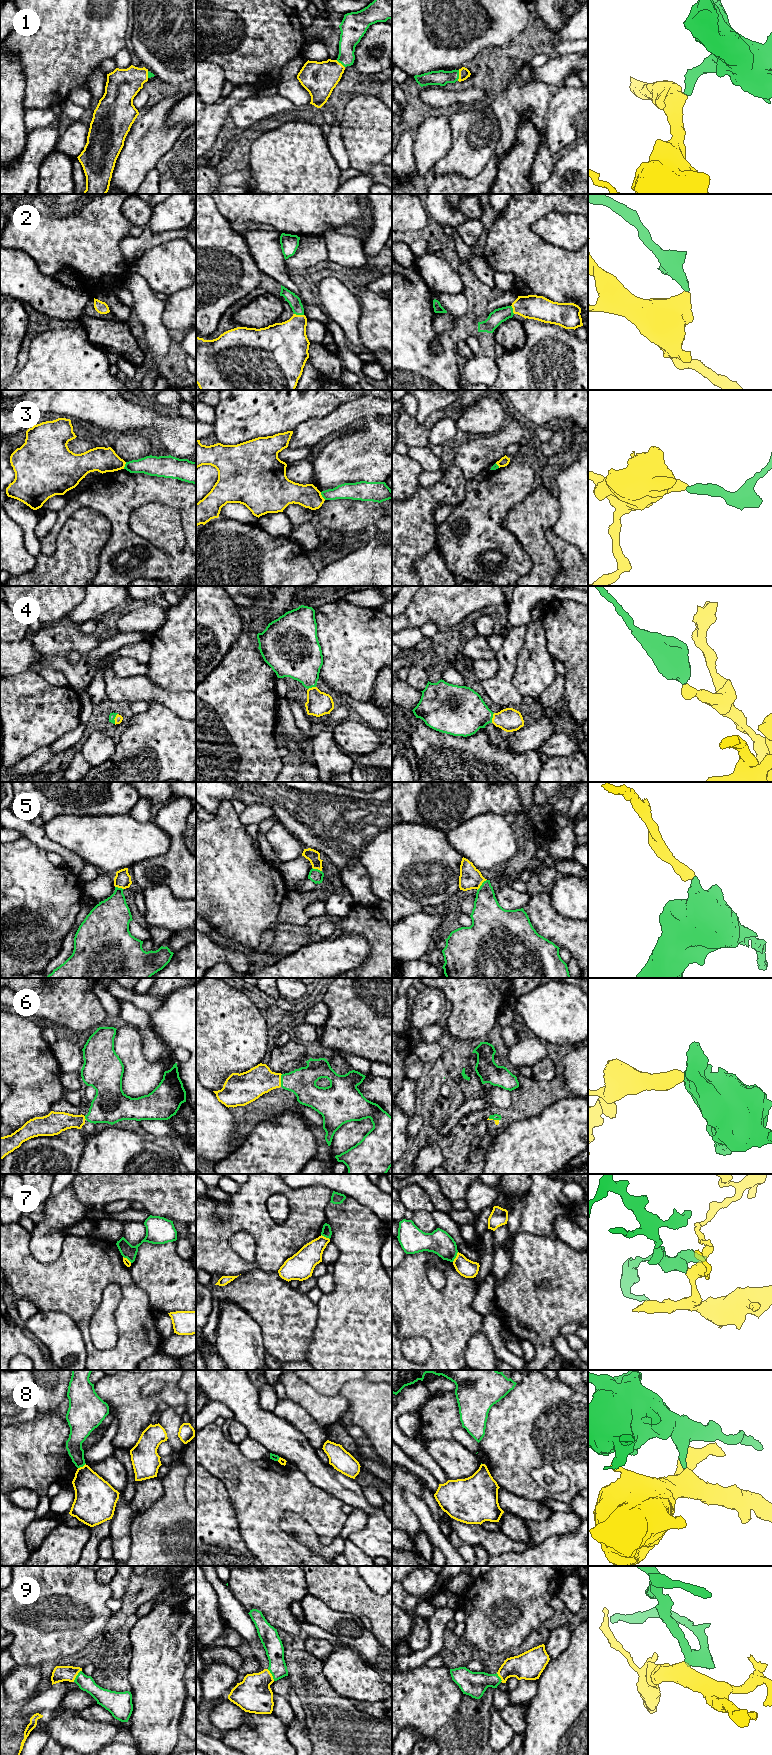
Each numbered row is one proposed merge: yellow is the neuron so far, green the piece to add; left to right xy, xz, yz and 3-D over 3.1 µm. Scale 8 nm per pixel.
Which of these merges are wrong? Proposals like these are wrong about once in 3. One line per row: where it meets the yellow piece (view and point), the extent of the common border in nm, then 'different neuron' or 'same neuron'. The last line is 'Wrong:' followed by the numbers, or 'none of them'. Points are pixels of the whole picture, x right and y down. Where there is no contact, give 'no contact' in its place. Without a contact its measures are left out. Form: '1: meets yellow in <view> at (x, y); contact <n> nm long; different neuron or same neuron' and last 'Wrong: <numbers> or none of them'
1: meets yellow in yz at (459, 75); contact 90 nm long; same neuron
2: meets yellow in xz at (299, 315); contact 80 nm long; same neuron
3: meets yellow in xz at (321, 496); contact 80 nm long; different neuron
4: meets yellow in xy at (115, 718); contact 90 nm long; same neuron
5: meets yellow in yz at (481, 884); contact 120 nm long; same neuron
6: meets yellow in xz at (280, 1080); contact 110 nm long; same neuron
7: meets yellow in yz at (456, 1257); contact 90 nm long; different neuron
8: meets yellow in xy at (81, 1467); contact 80 nm long; different neuron
9: meets yellow in xy at (76, 1675); contact 120 nm long; same neuron
Wrong: 3, 7, 8

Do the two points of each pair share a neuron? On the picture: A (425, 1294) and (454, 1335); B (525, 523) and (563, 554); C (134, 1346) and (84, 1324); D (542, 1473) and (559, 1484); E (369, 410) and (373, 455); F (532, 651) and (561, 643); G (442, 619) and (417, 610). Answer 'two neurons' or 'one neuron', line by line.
A: one neuron
B: two neurons
C: one neuron
D: one neuron
E: two neurons
F: two neurons
G: one neuron

